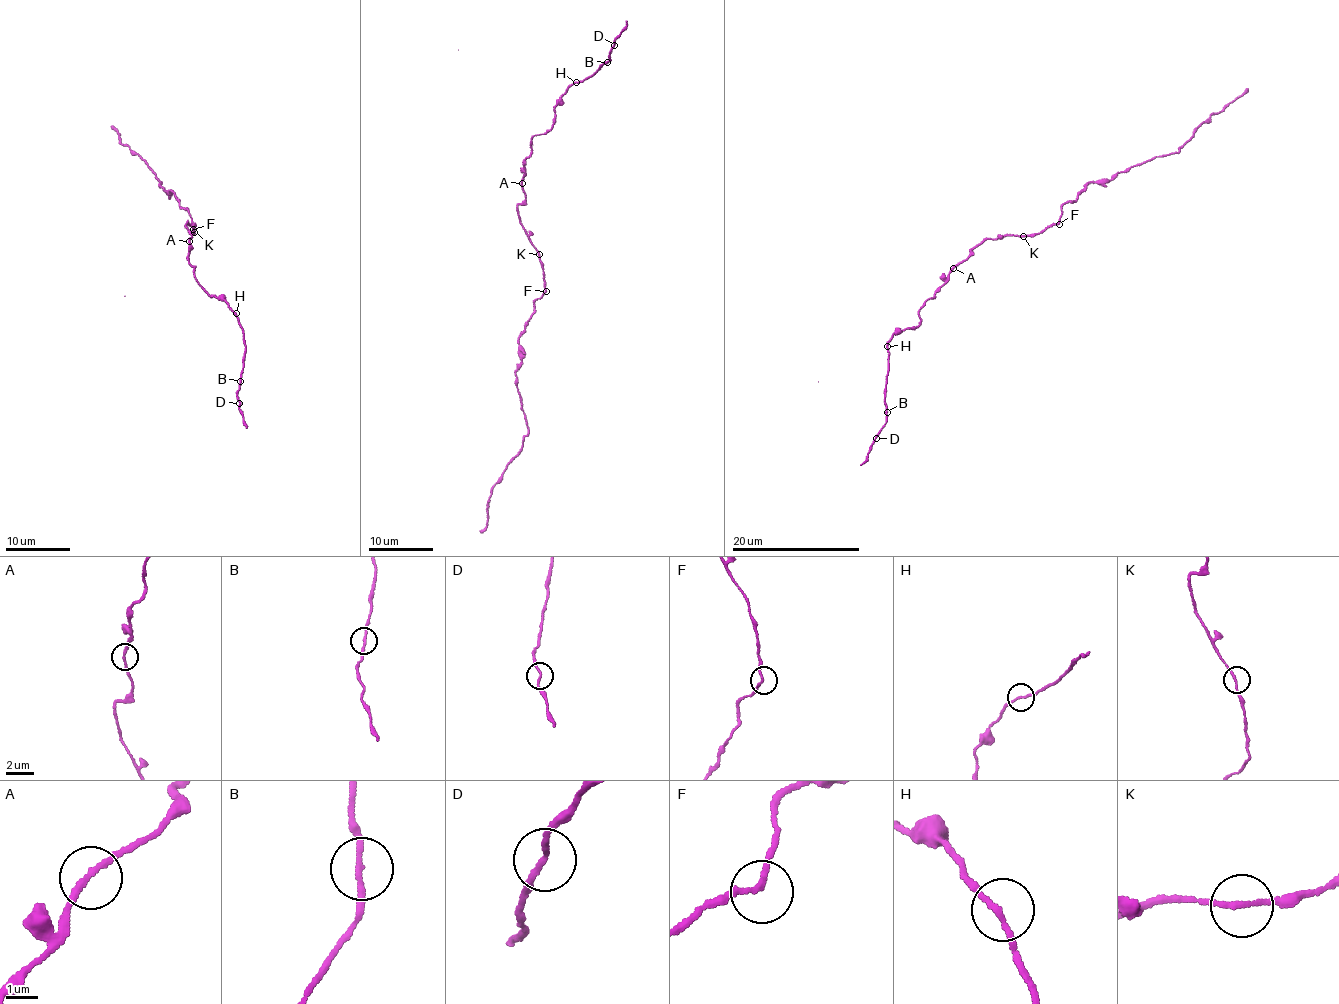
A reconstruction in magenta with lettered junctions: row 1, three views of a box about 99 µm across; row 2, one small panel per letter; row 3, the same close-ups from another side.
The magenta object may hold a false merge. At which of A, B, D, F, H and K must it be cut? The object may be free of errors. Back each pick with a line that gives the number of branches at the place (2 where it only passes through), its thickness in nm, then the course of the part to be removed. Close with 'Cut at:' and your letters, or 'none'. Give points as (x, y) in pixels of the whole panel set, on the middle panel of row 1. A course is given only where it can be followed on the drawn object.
Cut at: none

